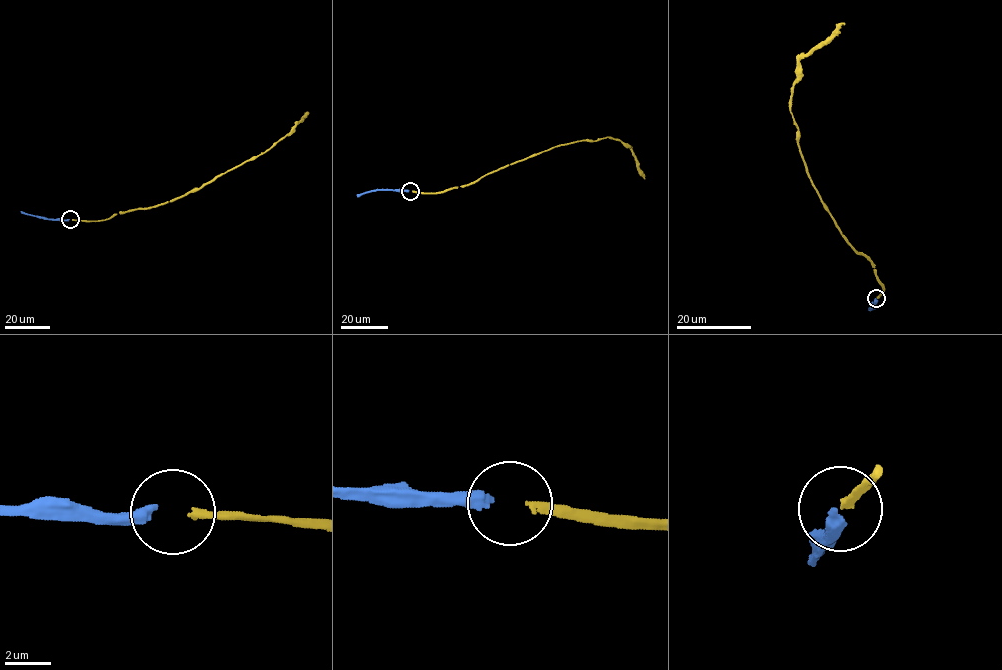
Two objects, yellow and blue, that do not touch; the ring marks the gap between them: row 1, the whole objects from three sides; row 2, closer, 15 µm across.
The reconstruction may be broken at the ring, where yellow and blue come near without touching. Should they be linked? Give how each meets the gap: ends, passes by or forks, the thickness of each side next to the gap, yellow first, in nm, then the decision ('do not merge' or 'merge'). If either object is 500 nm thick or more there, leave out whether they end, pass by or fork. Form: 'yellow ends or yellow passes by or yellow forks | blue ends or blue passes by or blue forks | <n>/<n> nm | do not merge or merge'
yellow ends | blue ends | 300/420 nm | merge

